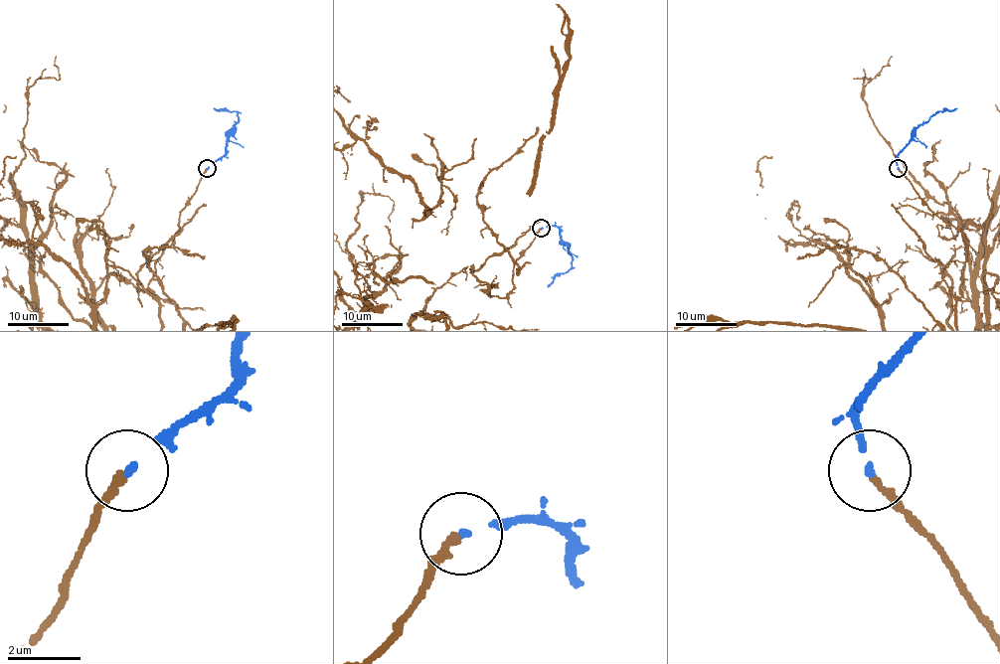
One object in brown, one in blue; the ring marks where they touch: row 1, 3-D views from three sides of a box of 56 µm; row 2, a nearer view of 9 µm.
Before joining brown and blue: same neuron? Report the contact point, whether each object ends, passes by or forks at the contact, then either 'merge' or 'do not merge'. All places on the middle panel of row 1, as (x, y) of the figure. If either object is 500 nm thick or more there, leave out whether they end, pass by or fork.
place (541, 228); brown ends; blue ends; do not merge

